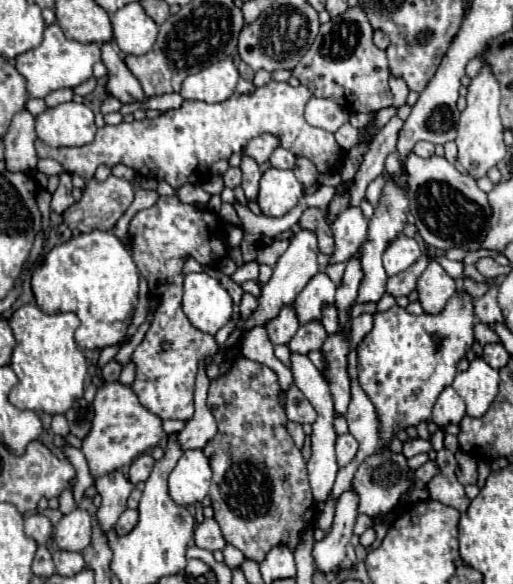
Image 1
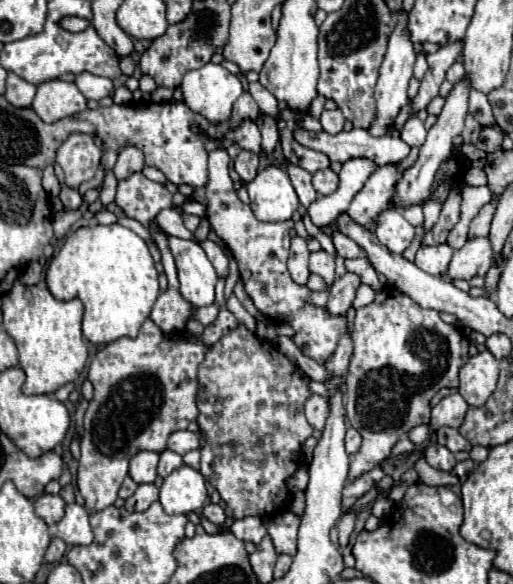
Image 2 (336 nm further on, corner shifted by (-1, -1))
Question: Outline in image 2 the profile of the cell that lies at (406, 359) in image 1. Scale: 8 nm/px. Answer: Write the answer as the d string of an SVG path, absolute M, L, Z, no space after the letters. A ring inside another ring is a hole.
M386 286L376 292L372 304L356 310L356 322L352 332L354 356L344 384L344 408L346 416L362 436L362 448L352 456L350 480L368 472L368 468L380 466L382 460L390 456L392 446L402 434L408 434L418 424L428 424L430 400L444 386L458 386L458 370L468 362L468 340L452 324L440 320L436 310L422 310L404 292Z

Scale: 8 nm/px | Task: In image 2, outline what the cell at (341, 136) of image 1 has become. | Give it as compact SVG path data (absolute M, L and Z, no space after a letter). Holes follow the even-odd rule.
M336 108L336 110L324 110L322 116L320 116L320 122L322 122L324 132L328 132L328 134L338 134L338 132L342 132L344 116L342 116L342 112L340 112L338 108Z

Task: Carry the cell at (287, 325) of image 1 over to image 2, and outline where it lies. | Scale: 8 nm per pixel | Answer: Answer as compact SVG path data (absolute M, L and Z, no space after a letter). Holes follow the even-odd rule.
M294 236L292 238L292 248L290 248L290 258L288 258L288 270L292 280L298 284L306 284L310 270L308 270L308 248L306 248L306 238Z

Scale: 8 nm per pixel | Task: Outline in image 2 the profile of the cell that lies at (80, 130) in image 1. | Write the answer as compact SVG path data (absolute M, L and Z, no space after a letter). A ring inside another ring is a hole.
M58 78L38 84L36 96L32 100L32 110L44 122L56 122L64 116L74 116L84 108L86 108L86 98L76 88L76 84Z

